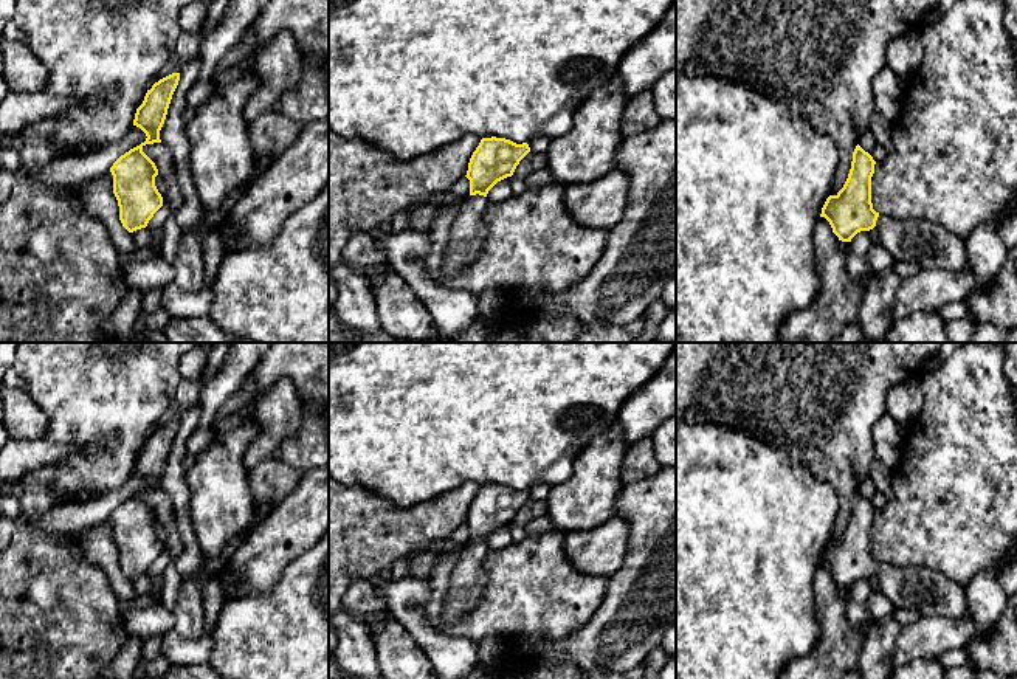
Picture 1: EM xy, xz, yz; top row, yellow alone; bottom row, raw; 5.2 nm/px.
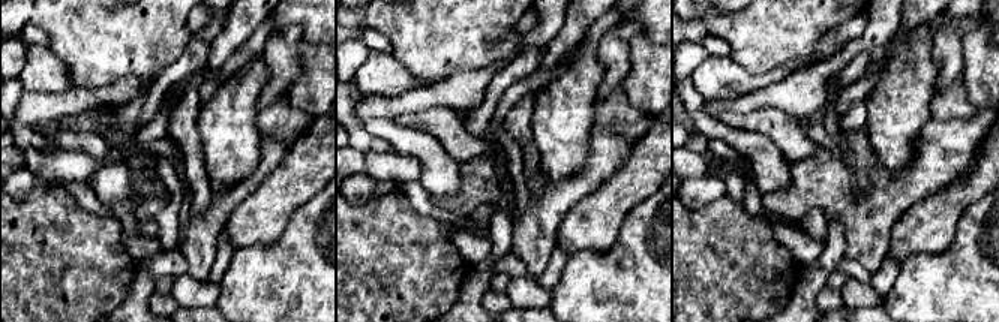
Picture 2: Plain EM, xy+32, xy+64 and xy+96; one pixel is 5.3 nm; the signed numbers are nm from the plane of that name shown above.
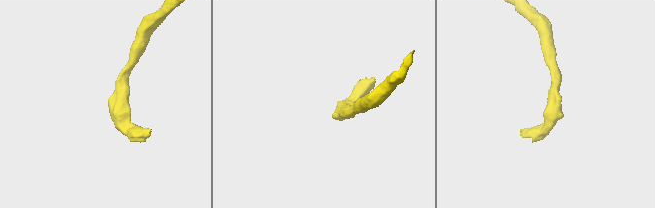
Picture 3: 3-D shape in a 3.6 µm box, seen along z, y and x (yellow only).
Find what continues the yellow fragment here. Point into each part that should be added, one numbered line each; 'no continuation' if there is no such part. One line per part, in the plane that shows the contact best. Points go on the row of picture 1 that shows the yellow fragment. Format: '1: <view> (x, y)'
1: xz (468, 233)

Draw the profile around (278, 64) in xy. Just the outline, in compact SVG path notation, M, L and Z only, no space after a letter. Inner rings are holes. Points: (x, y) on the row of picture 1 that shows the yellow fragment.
M281 31L254 57L259 87L250 96L243 116L248 126L260 115L278 109L282 95L295 88L302 76L301 50L288 31Z

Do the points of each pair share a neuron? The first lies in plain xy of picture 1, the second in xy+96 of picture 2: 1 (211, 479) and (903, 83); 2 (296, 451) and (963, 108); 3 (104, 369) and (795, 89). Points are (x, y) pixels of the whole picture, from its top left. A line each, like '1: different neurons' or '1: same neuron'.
1: same neuron
2: different neurons
3: different neurons

